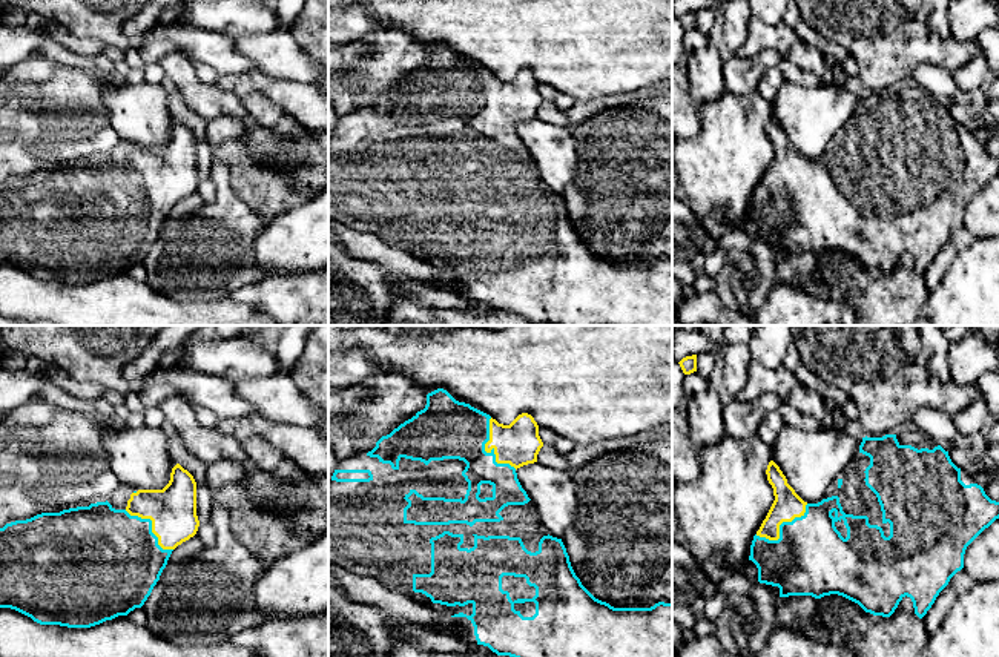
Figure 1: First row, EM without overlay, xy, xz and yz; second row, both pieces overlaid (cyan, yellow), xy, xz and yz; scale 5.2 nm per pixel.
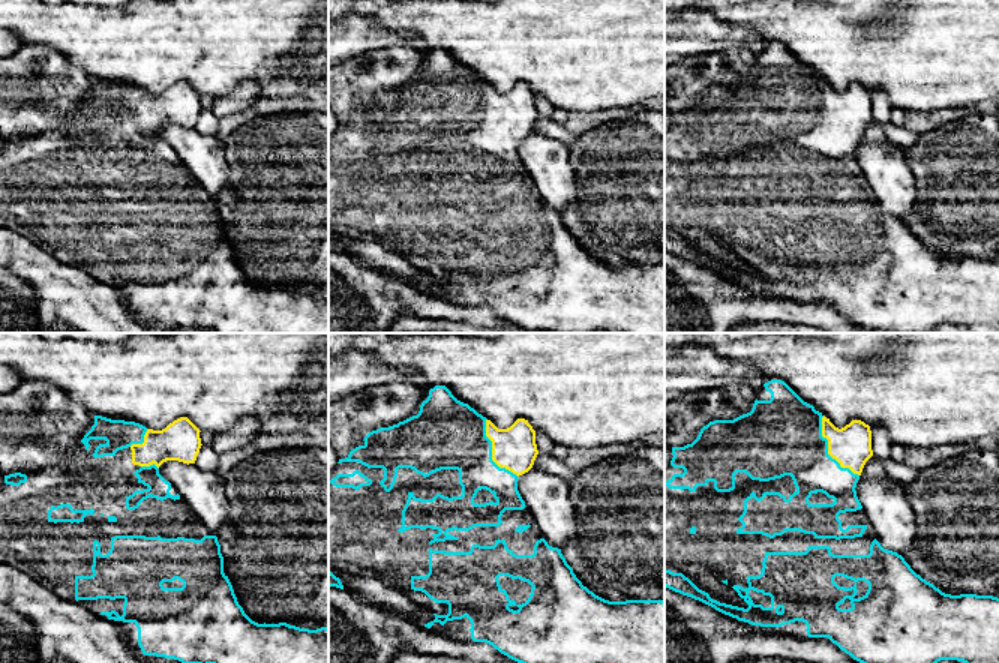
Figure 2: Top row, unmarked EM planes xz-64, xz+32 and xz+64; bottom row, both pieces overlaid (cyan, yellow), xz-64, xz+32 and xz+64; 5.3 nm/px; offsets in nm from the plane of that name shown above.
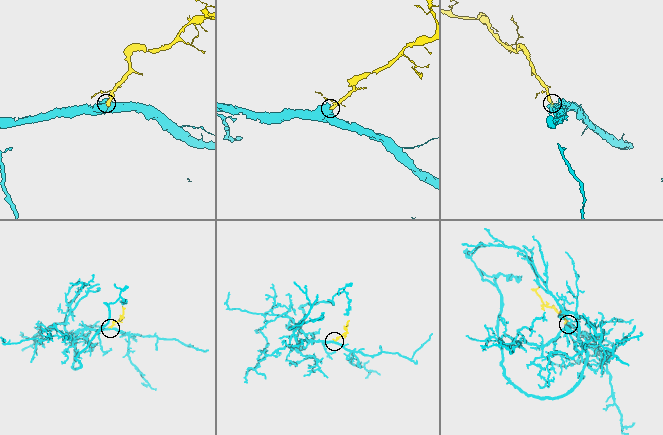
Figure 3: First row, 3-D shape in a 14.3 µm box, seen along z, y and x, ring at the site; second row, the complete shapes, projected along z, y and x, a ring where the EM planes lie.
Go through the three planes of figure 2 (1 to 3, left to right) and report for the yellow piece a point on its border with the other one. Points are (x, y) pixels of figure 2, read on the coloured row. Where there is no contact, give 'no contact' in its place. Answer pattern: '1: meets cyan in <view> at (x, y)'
1: meets cyan in xz-64 at (141, 443)
2: meets cyan in xz+32 at (491, 452)
3: meets cyan in xz+64 at (827, 450)

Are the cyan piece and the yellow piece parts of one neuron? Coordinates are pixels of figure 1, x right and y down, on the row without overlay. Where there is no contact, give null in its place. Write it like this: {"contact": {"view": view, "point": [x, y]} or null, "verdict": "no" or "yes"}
{"contact": {"view": "xz", "point": [485, 108]}, "verdict": "yes"}

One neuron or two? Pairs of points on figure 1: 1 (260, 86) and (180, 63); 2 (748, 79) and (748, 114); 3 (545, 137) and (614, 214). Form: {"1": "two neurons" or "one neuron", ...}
{"1": "two neurons", "2": "two neurons", "3": "two neurons"}

